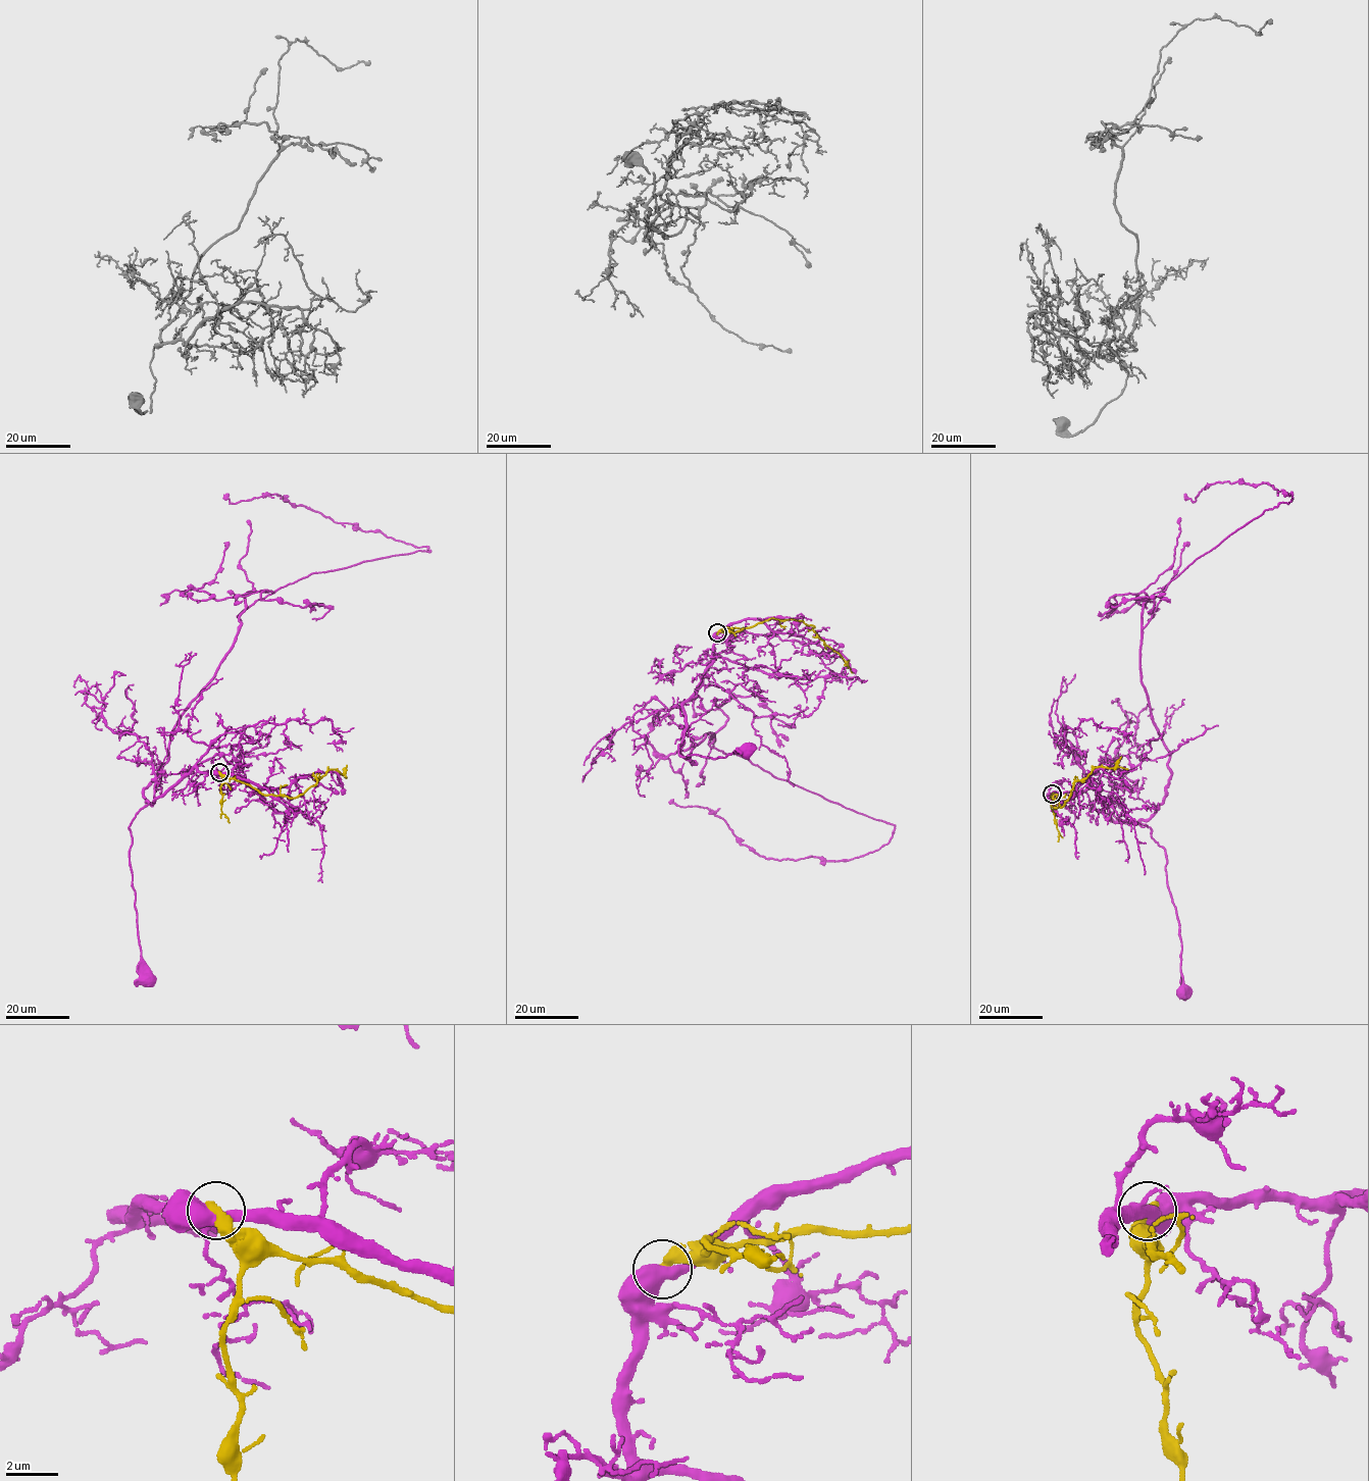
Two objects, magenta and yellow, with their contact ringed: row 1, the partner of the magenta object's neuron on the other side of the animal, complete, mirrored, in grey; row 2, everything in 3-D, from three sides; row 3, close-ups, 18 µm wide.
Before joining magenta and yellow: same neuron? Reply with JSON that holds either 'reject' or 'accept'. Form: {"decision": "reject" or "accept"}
{"decision": "reject"}

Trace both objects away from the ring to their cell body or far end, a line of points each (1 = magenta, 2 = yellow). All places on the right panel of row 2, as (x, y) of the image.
1: (1053, 794), (1079, 793), (1093, 787), (1114, 822), (1145, 824), (1164, 849), (1167, 884), (1181, 942), (1181, 989)
2: (1053, 794), (1052, 798), (1057, 801), (1054, 809), (1062, 807), (1073, 782), (1083, 780), (1096, 767), (1128, 769)

